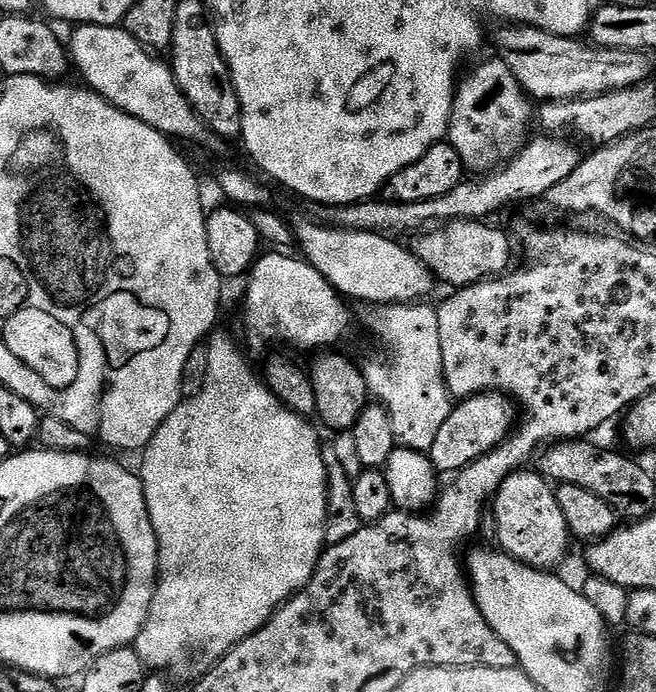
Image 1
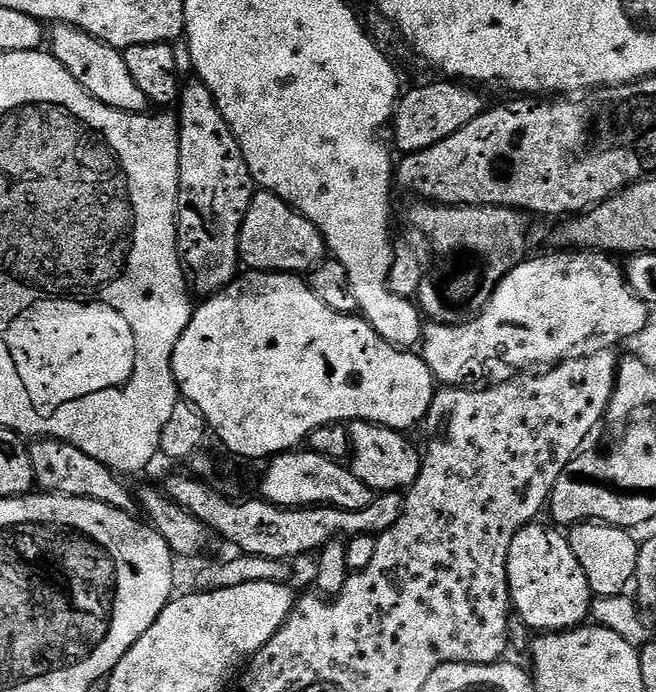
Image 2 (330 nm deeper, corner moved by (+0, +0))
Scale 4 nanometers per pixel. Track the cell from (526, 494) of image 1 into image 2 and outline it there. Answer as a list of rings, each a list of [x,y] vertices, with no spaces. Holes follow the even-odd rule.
[[[540,523],[527,524],[522,530],[518,530],[518,534],[514,534],[514,542],[510,542],[508,589],[512,595],[512,607],[533,633],[566,632],[570,628],[581,627],[589,619],[594,597],[590,582],[586,582],[586,570],[582,570],[578,558],[574,558],[574,550],[570,550],[567,535],[559,527],[547,528]]]

